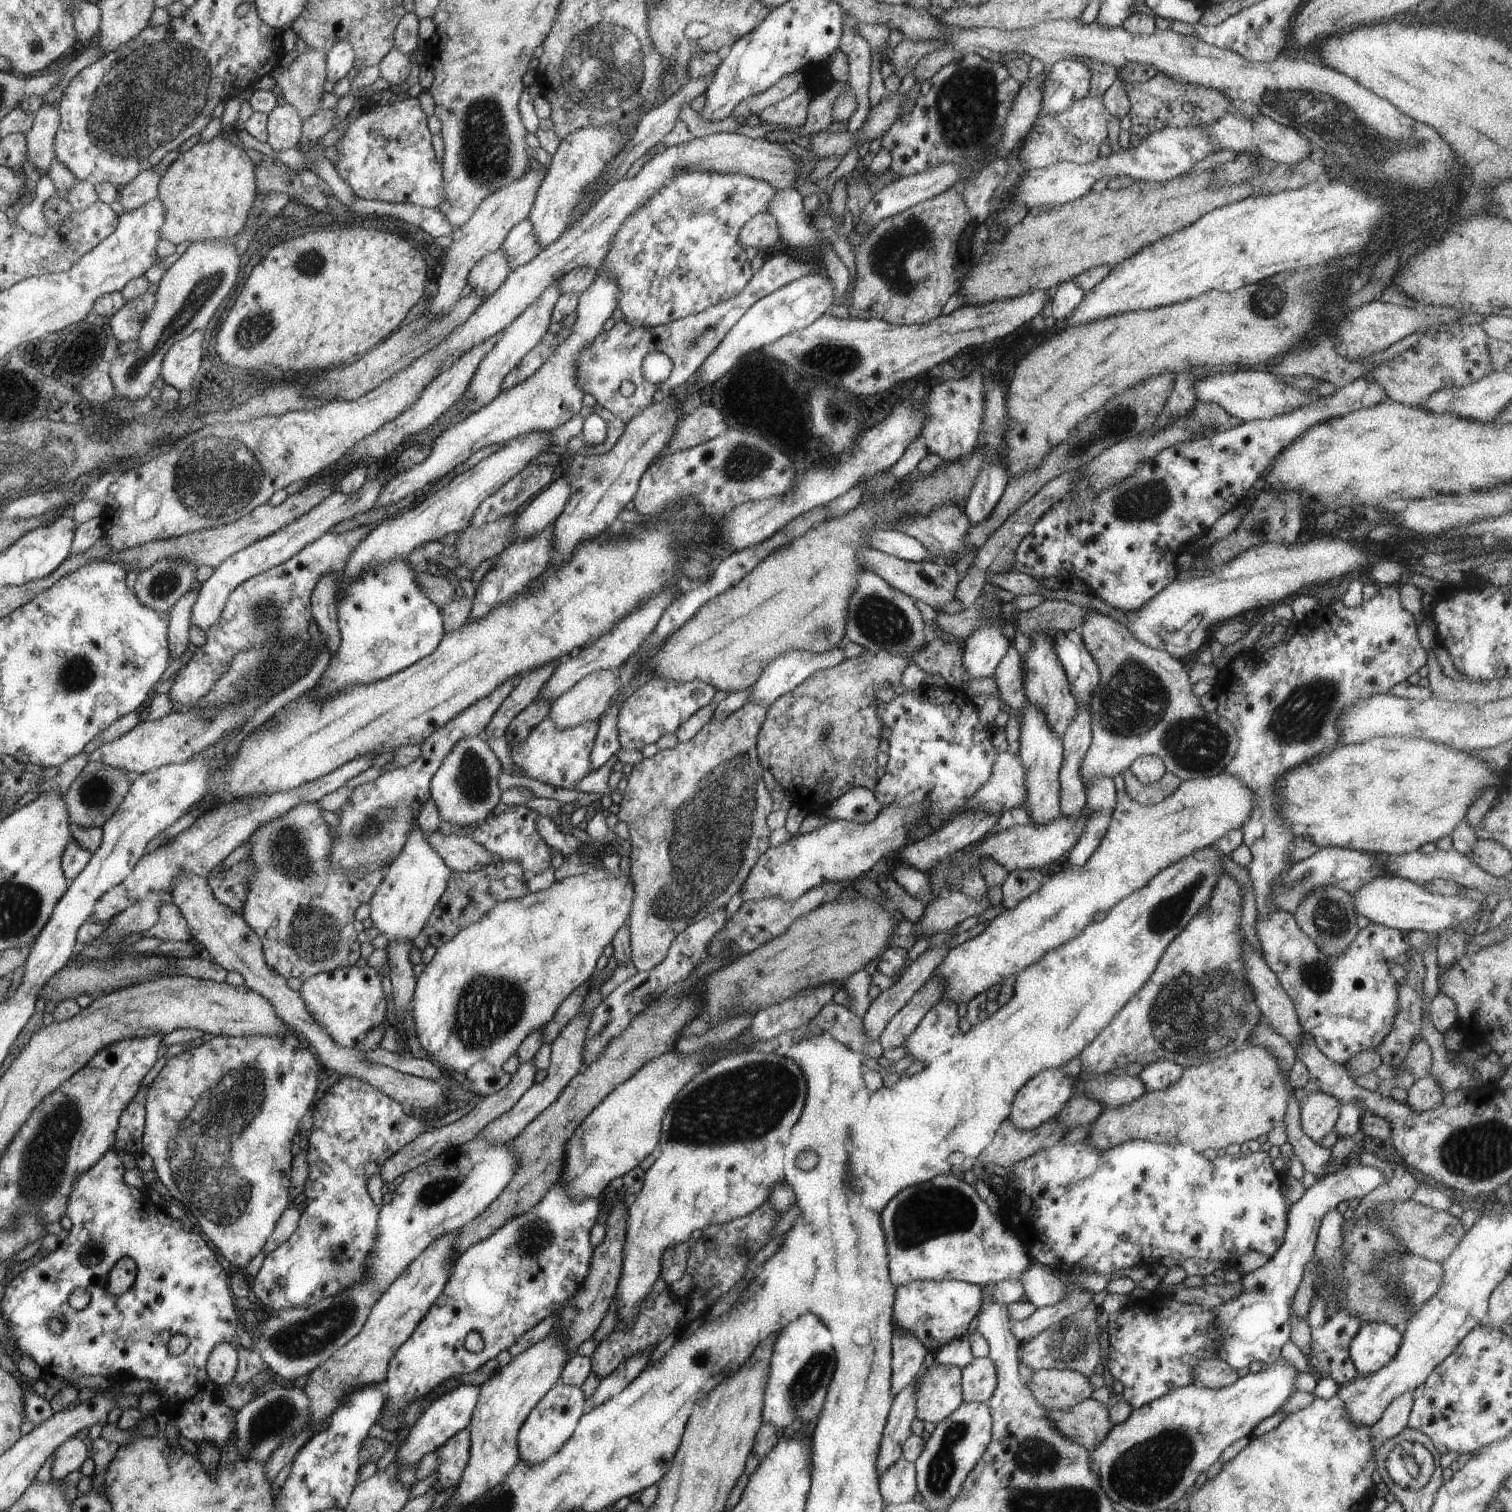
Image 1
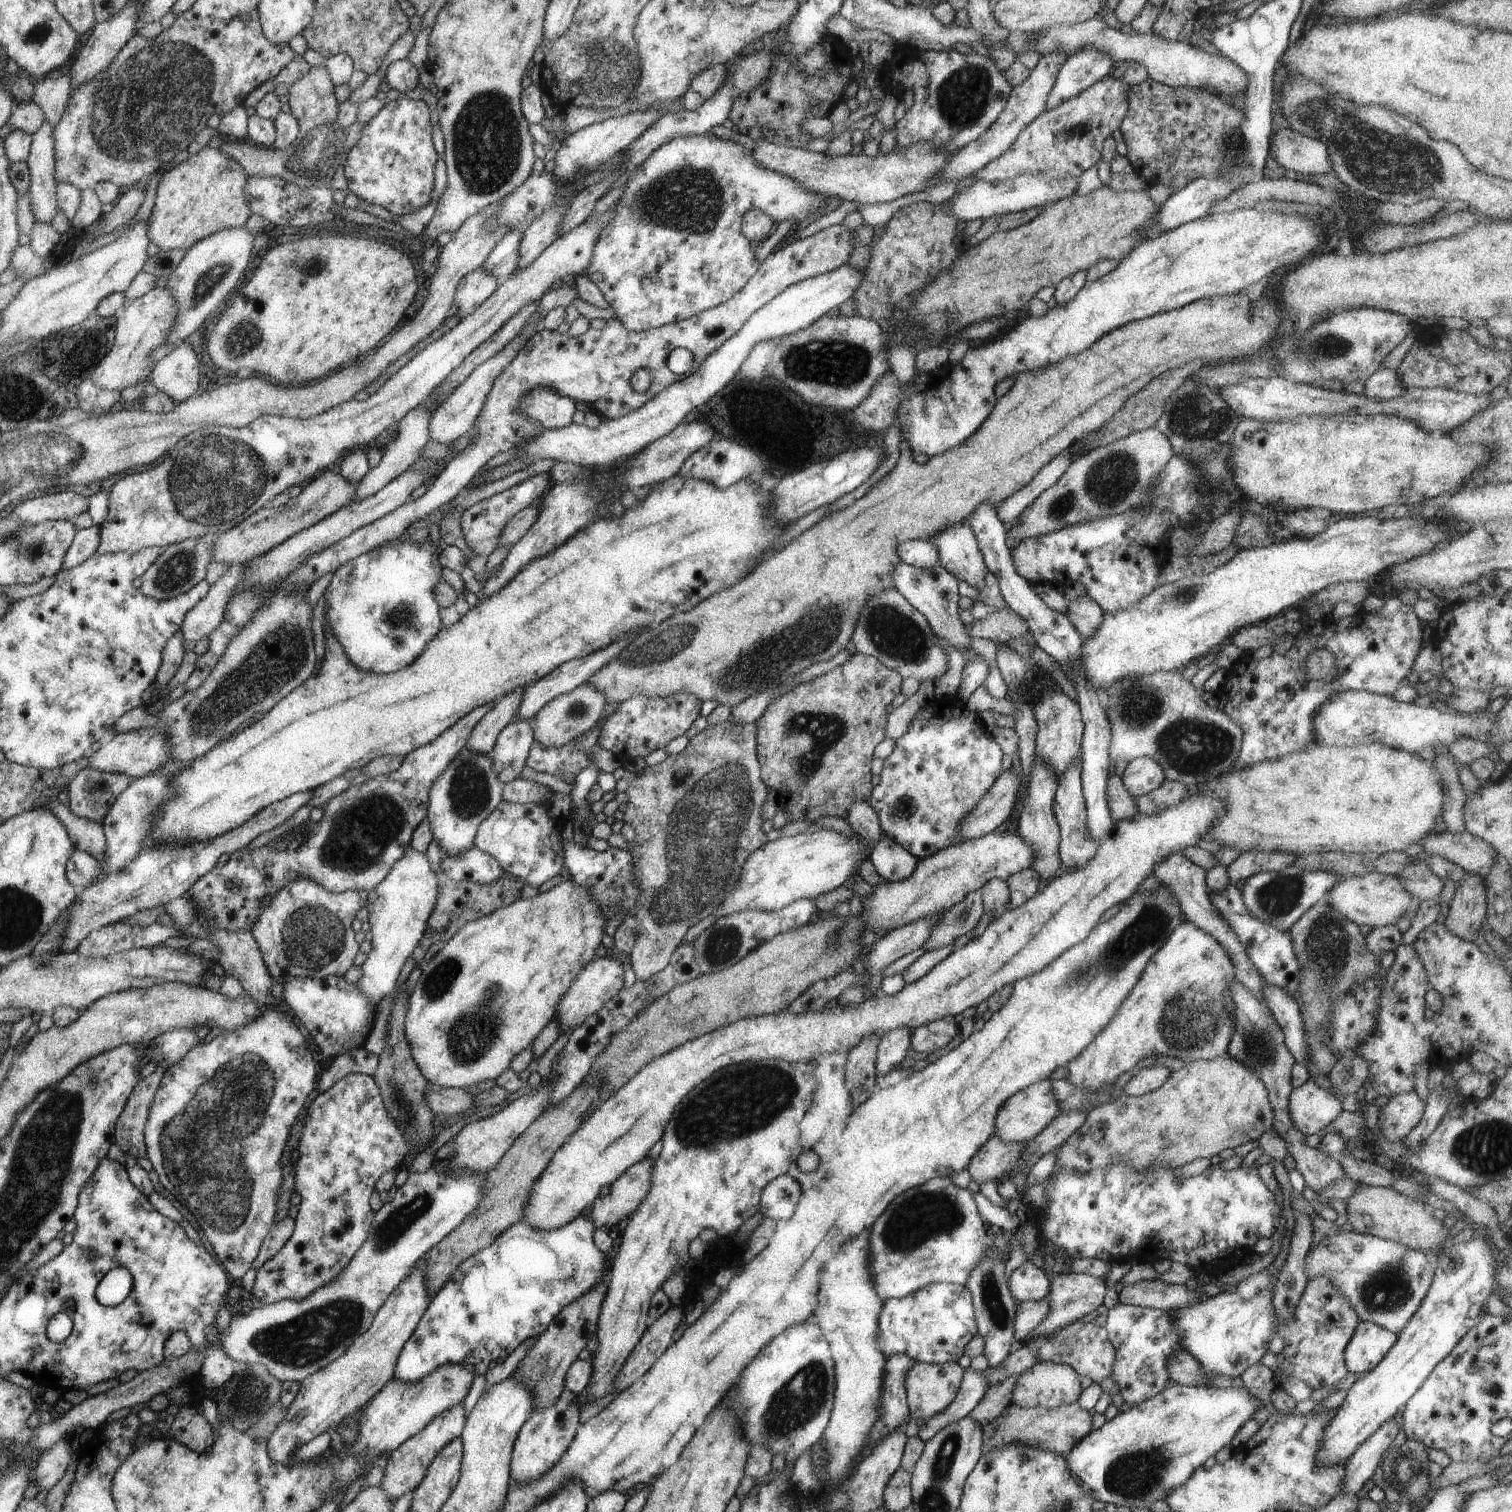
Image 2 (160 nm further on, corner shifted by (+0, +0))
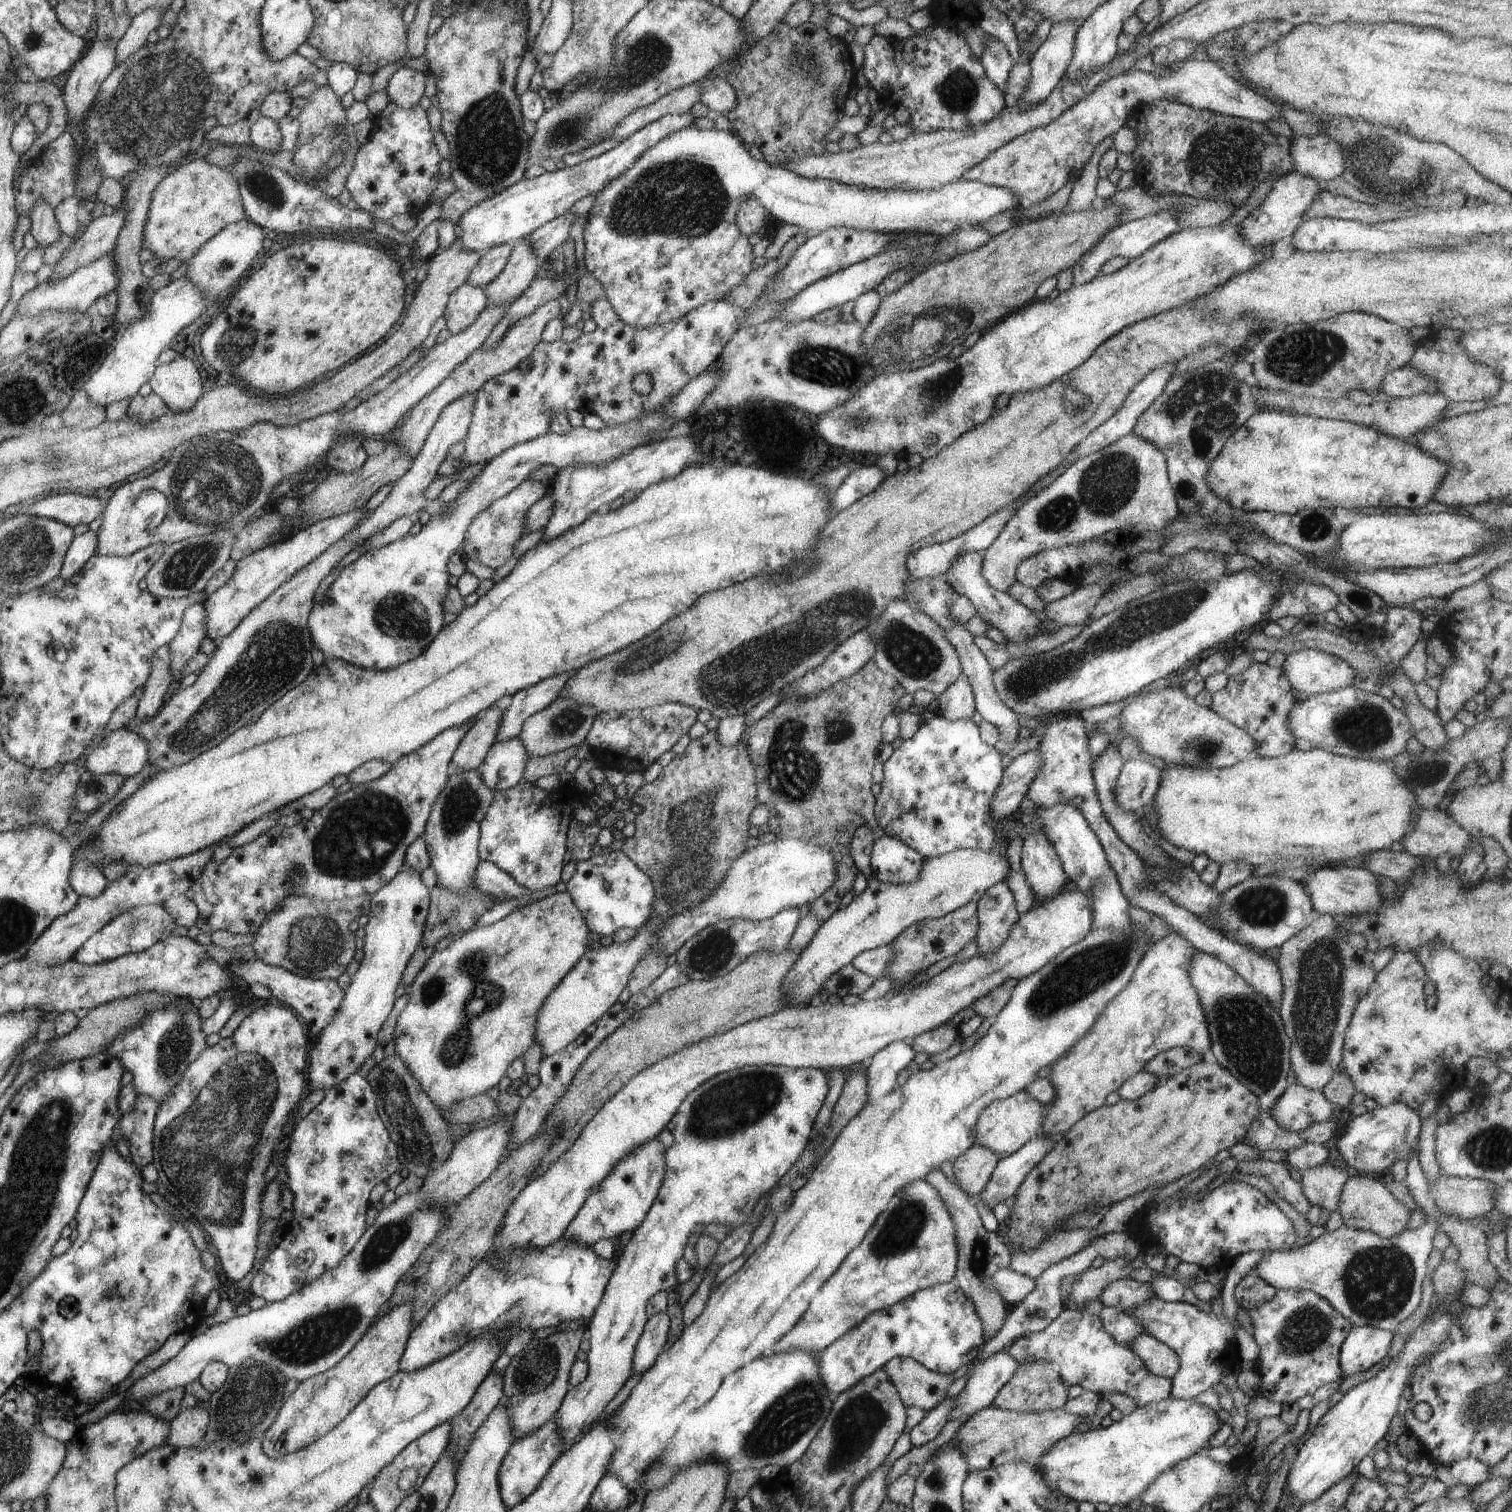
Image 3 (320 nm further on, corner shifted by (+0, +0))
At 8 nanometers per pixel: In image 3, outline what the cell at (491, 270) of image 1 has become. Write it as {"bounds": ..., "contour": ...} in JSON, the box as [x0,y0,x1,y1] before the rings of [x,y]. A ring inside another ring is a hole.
{"bounds":[444,281,488,334],"contour":[[[468,281],[465,285],[454,290],[449,298],[448,311],[444,315],[446,319],[447,330],[451,334],[464,332],[472,322],[476,321],[478,314],[486,309],[488,296],[484,288],[470,286]]]}

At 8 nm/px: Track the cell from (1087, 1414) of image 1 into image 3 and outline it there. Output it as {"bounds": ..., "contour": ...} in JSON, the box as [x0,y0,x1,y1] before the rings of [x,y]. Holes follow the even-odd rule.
{"bounds":[953,1405,1087,1473],"contour":[[[991,1405],[976,1412],[970,1419],[960,1426],[960,1430],[956,1432],[953,1440],[958,1442],[962,1456],[968,1462],[968,1473],[972,1470],[985,1470],[993,1466],[1001,1466],[1012,1460],[1028,1460],[1030,1462],[1040,1460],[1054,1444],[1058,1444],[1060,1440],[1068,1438],[1070,1434],[1074,1434],[1078,1430],[1078,1425],[1087,1421],[1086,1418],[1078,1416],[1078,1414],[1068,1414],[1063,1409],[1048,1410],[1045,1412],[1013,1412],[1012,1410],[997,1408]]]}

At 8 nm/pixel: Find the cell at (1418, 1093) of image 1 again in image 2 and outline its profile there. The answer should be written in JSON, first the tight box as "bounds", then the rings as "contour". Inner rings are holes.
{"bounds":[1379,1090,1427,1143],"contour":[[[1416,1090],[1394,1096],[1379,1109],[1379,1125],[1382,1136],[1388,1142],[1399,1143],[1421,1122],[1427,1101]]]}

